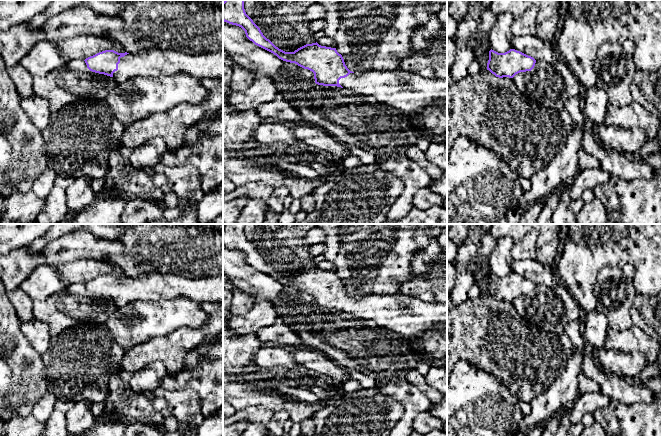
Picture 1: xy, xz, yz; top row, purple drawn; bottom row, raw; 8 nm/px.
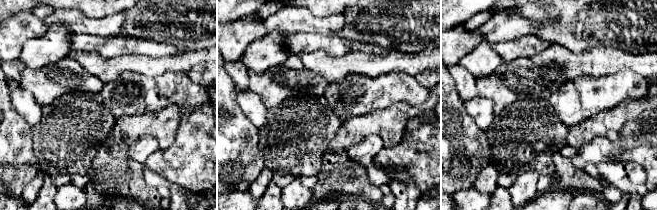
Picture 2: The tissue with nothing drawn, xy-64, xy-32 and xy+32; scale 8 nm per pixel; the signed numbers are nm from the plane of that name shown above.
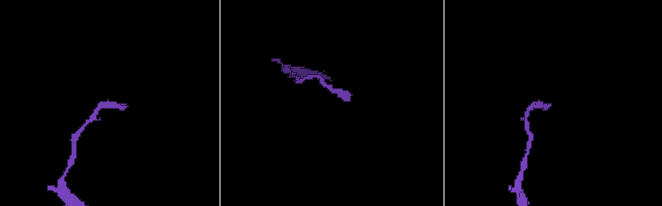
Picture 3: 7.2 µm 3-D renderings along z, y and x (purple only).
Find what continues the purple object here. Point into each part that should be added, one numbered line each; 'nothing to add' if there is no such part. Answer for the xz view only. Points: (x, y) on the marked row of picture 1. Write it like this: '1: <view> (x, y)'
1: xz (406, 91)

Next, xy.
1: xy (154, 63)

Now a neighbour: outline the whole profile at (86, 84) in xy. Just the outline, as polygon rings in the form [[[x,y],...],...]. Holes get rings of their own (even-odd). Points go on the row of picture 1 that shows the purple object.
[[[74,59],[45,77],[33,78],[34,94],[49,102],[52,112],[78,99],[105,100],[117,82],[90,71],[84,60]]]

